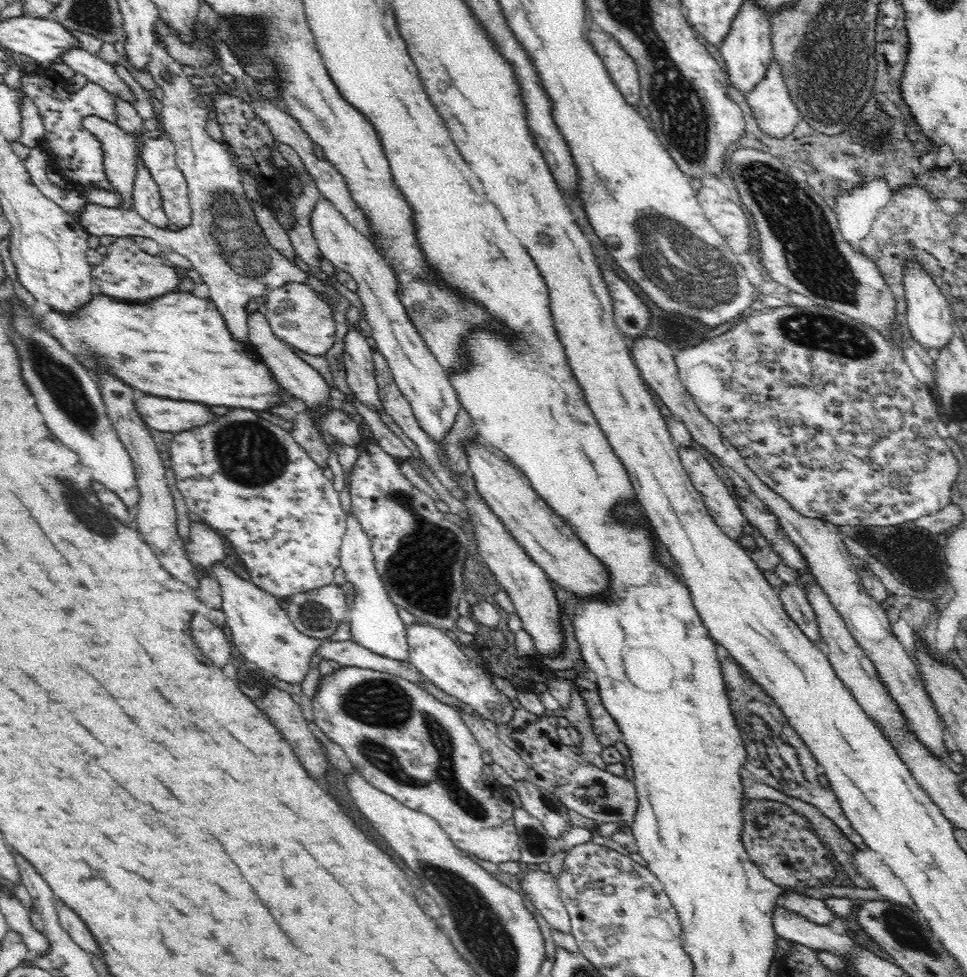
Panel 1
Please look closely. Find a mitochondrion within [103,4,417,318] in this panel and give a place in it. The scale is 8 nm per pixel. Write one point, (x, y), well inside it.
(235, 240)

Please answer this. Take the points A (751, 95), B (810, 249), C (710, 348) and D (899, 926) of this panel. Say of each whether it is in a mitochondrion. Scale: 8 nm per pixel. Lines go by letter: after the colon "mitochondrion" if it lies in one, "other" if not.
A: other
B: mitochondrion
C: other
D: mitochondrion

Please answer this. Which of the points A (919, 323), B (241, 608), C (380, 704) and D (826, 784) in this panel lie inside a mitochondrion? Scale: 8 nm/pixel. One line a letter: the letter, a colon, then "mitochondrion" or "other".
A: other
B: other
C: mitochondrion
D: other

